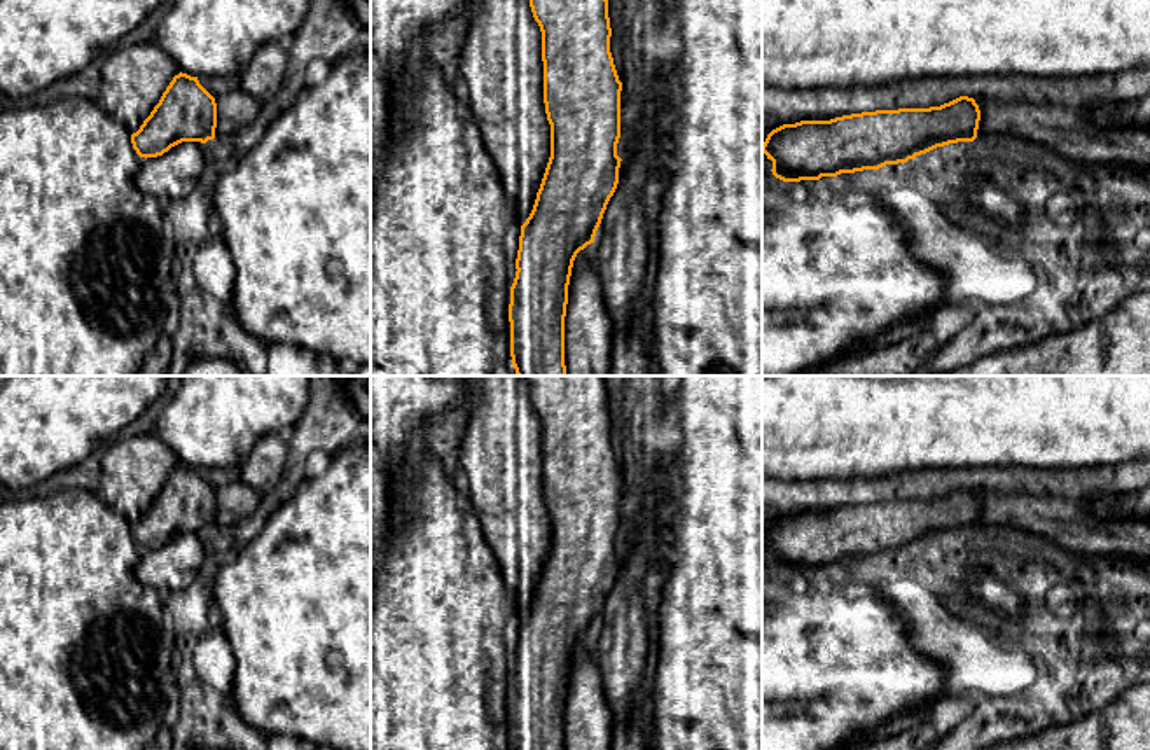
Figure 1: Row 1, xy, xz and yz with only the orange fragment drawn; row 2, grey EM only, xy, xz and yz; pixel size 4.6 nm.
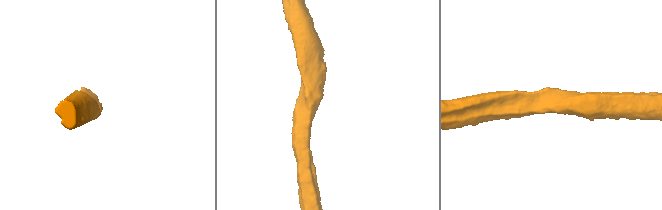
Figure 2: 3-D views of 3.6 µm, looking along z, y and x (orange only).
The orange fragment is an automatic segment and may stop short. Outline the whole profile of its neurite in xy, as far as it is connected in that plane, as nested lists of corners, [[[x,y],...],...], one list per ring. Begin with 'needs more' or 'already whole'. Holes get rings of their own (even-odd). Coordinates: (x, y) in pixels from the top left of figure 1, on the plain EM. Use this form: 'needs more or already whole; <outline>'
already whole; [[[180,463],[140,521],[131,526],[131,535],[140,549],[157,549],[182,533],[213,531],[215,519],[215,490],[197,469]]]

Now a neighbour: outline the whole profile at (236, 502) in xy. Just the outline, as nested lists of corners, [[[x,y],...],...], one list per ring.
[[[241,479],[217,488],[215,495],[217,495],[215,530],[218,533],[224,533],[231,526],[248,519],[264,498],[264,493],[245,484]]]

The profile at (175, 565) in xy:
[[[182,533],[157,549],[147,549],[135,568],[140,584],[166,596],[189,587],[210,566],[210,542],[201,533]]]

